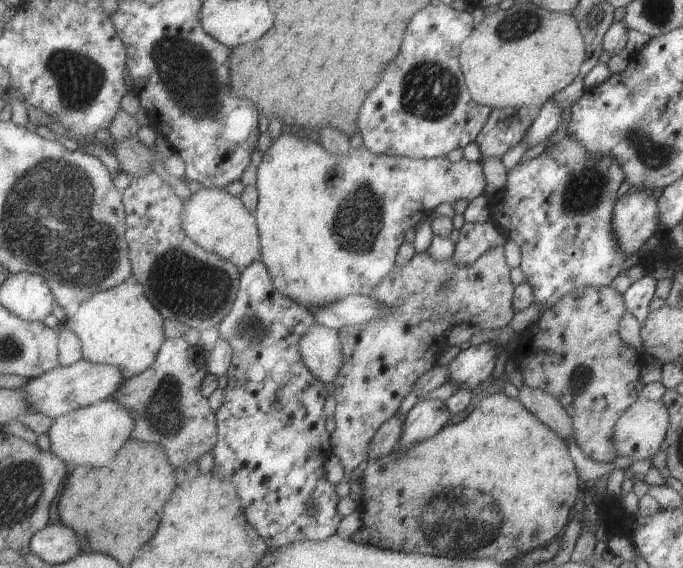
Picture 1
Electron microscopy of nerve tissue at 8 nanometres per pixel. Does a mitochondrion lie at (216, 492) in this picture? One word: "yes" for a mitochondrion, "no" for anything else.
yes

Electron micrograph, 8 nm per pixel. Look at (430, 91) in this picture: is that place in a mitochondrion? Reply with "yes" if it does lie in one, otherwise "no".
yes

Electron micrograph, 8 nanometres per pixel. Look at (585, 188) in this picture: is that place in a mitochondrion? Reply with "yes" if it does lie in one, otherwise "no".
yes

